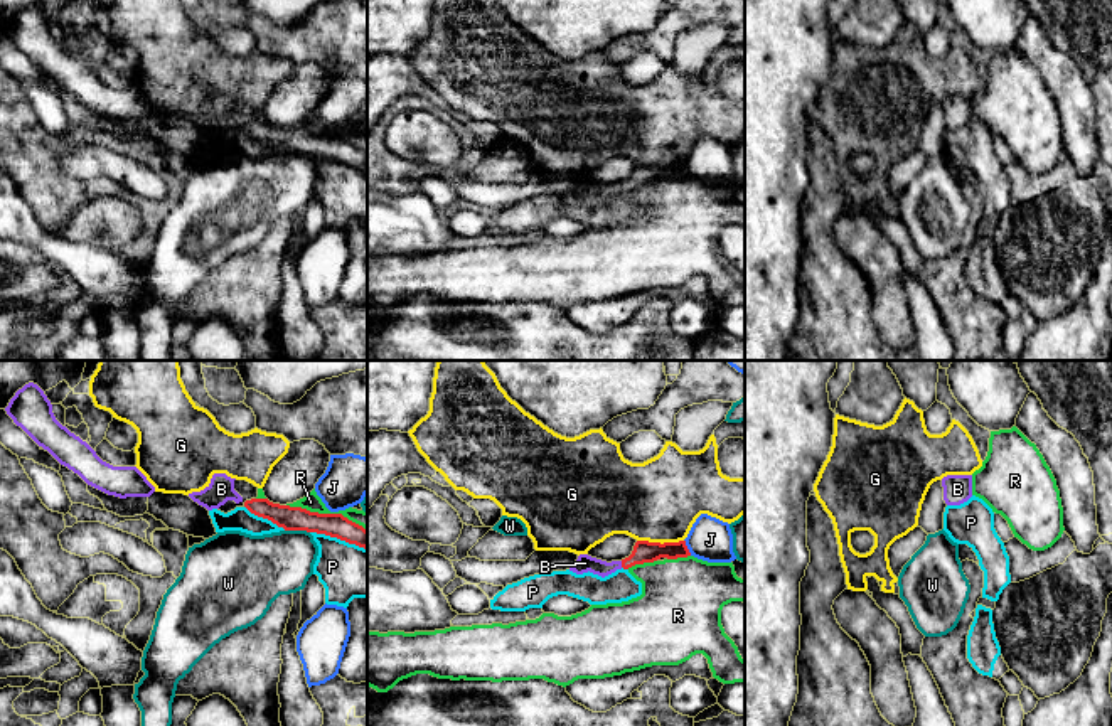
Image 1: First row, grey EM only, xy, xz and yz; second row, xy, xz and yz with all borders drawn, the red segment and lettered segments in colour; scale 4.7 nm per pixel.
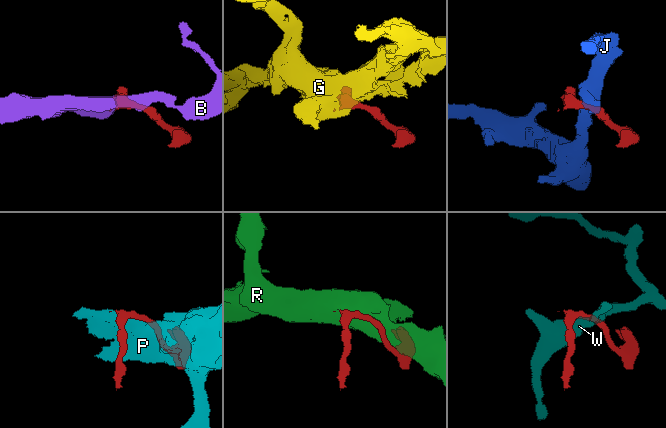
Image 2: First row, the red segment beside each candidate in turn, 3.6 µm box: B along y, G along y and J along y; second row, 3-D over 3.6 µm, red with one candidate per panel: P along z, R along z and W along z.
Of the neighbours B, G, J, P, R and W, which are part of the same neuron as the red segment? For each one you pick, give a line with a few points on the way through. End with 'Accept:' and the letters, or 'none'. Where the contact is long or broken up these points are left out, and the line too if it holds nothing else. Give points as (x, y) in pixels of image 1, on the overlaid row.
B: runs through xz (644, 551), (622, 565), (595, 566), (585, 563)
Accept: B

